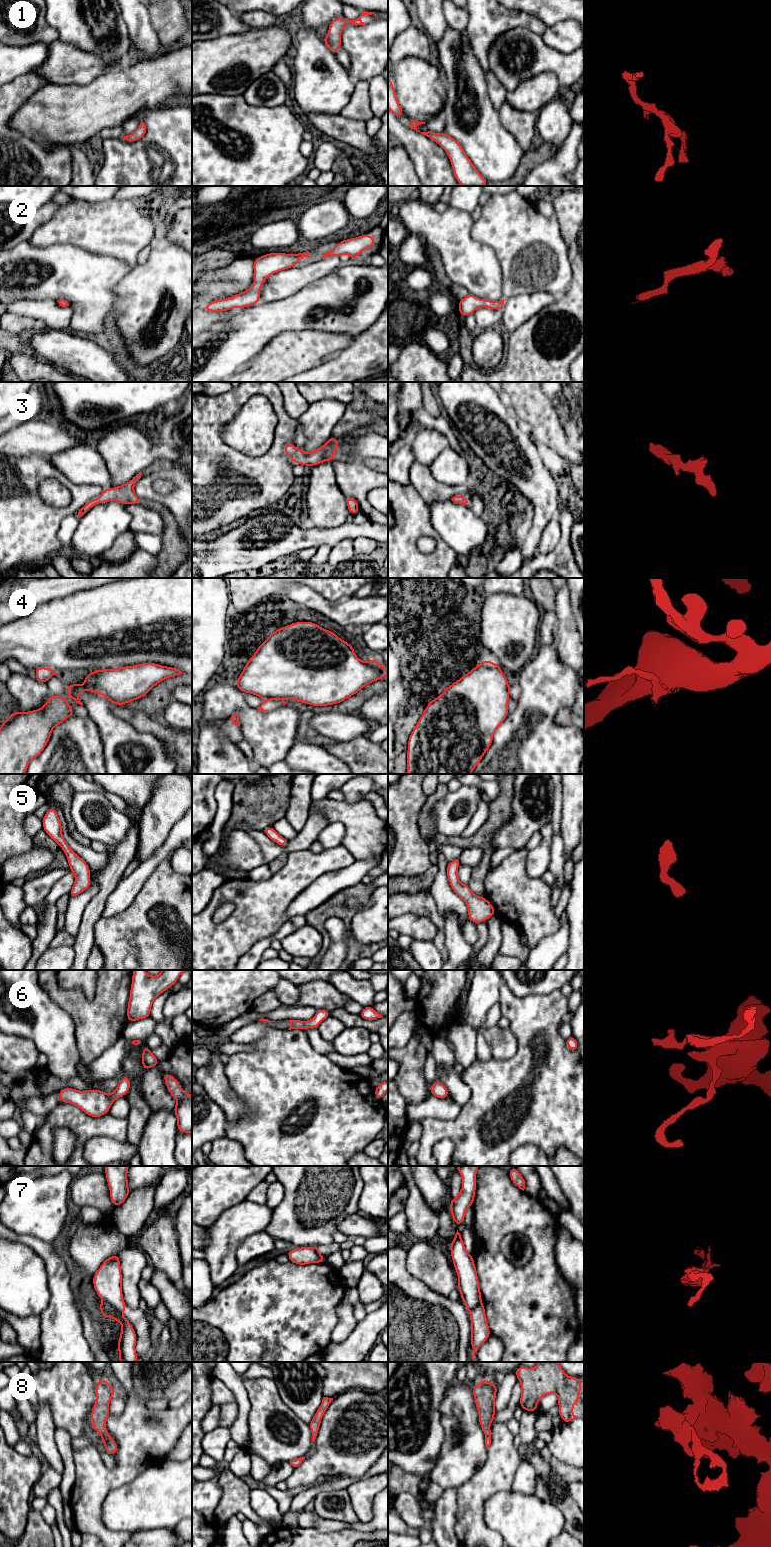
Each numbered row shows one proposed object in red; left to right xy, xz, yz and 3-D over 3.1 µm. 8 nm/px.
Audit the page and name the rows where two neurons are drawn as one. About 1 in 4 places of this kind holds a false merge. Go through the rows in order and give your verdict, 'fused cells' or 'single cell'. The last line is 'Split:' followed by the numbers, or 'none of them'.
1: single cell
2: single cell
3: single cell
4: fused cells
5: single cell
6: single cell
7: fused cells
8: single cell
Split: 4, 7

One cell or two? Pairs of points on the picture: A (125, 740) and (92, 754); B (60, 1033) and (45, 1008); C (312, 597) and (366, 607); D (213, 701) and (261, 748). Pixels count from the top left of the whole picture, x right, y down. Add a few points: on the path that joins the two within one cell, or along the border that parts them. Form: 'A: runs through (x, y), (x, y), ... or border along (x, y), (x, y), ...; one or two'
A: border along (96, 727), (102, 743), (105, 763); two
B: runs through (54, 1027), (45, 1018), (45, 1014); one
C: runs through (325, 608), (353, 609); one
D: runs through (230, 701), (240, 706), (261, 731); one

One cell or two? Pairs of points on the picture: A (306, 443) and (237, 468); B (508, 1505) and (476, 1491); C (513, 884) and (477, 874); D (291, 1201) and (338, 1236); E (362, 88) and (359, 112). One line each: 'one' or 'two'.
A: two
B: two
C: two
D: two
E: one

